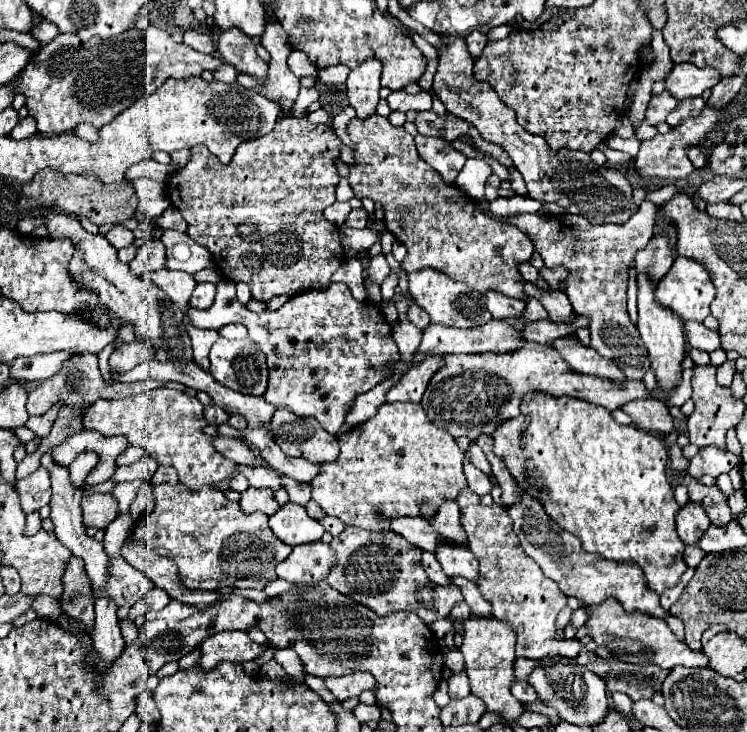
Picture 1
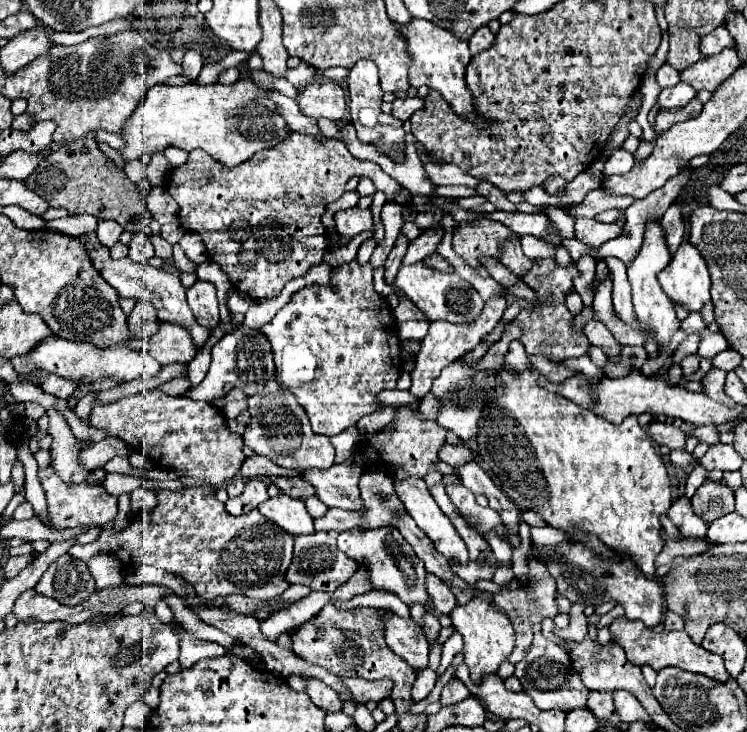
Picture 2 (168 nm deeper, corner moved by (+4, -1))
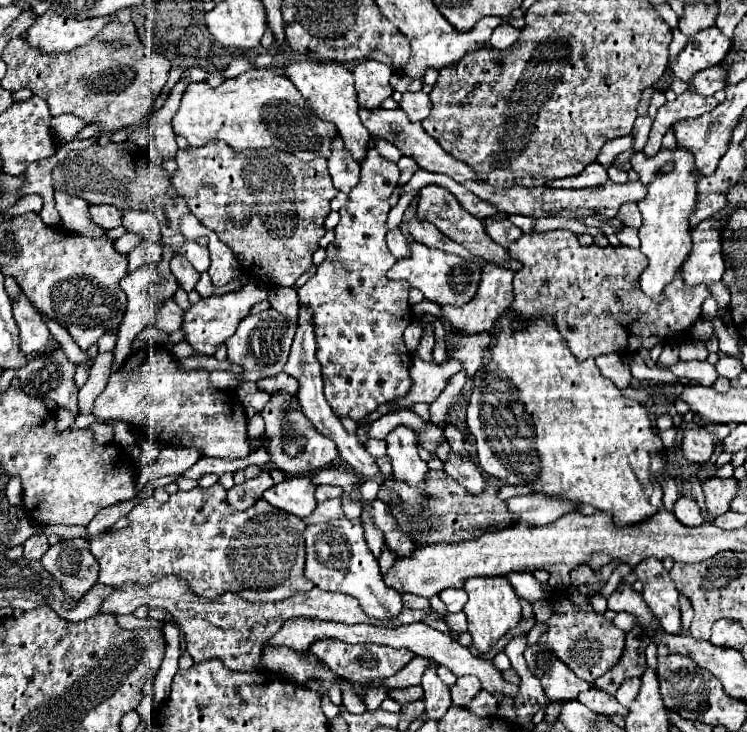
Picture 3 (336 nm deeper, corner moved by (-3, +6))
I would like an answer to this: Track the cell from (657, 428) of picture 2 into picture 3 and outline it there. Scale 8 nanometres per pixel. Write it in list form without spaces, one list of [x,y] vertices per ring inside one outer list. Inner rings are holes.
[[[701,426],[701,428],[675,428],[675,430],[683,436],[681,450],[689,462],[697,464],[709,462],[715,448],[715,436],[707,428]]]

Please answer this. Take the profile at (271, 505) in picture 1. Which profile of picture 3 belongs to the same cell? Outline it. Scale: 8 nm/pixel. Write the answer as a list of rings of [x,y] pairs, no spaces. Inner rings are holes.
[[[263,470],[257,478],[253,478],[251,482],[243,482],[241,486],[233,486],[227,492],[227,502],[235,508],[235,510],[247,510],[251,508],[267,488],[271,488],[275,482],[269,474],[269,470]]]

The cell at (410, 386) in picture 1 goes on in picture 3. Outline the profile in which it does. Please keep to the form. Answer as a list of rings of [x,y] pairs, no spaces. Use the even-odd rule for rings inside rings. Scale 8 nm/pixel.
[[[489,264],[481,272],[483,272],[483,276],[481,276],[479,292],[475,294],[475,298],[467,306],[461,306],[461,308],[441,306],[441,318],[447,320],[451,324],[451,328],[455,328],[455,336],[457,338],[463,338],[465,334],[471,336],[471,334],[477,334],[477,332],[483,332],[483,330],[493,330],[497,318],[501,314],[505,314],[507,308],[513,302],[513,286],[511,286],[513,272],[511,270],[499,268],[495,264]]]

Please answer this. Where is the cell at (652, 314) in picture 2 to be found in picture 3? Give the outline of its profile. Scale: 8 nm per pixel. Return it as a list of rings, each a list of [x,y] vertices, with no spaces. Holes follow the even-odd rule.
[[[661,148],[655,156],[647,158],[643,152],[635,152],[631,156],[631,166],[639,172],[641,182],[647,186],[645,200],[637,202],[637,208],[643,216],[643,224],[639,228],[641,238],[641,252],[647,256],[647,268],[641,274],[641,290],[655,302],[663,300],[663,290],[675,278],[679,266],[685,262],[687,252],[691,252],[691,234],[689,234],[689,214],[695,208],[695,184],[697,176],[693,172],[693,158],[687,150],[675,148],[665,150]],[[665,162],[675,162],[675,170],[669,174],[659,174]]]

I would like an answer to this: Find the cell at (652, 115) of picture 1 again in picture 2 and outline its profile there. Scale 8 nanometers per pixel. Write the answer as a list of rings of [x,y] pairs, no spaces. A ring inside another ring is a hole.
[[[678,83],[674,87],[662,89],[658,103],[662,109],[674,109],[674,107],[684,107],[696,97],[696,91],[688,83]]]

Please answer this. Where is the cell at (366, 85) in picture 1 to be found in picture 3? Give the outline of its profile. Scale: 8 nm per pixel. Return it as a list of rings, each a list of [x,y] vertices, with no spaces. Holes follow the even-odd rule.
[[[363,60],[351,72],[355,76],[359,106],[369,110],[379,108],[381,102],[393,94],[393,88],[389,84],[391,68],[387,64],[381,64],[375,60]]]

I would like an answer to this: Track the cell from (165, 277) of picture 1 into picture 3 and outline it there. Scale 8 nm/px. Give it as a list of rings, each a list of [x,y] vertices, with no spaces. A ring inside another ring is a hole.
[[[55,192],[55,202],[57,202],[57,210],[61,214],[61,224],[67,230],[77,232],[77,234],[83,234],[83,236],[89,236],[93,240],[107,238],[105,230],[91,220],[89,204],[85,200],[75,198],[75,196],[69,196],[69,194]]]

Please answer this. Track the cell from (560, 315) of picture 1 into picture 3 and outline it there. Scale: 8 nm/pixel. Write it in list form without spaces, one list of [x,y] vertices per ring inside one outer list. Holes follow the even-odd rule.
[[[425,186],[423,190],[421,190],[421,198],[419,198],[419,204],[417,204],[417,218],[419,220],[429,220],[429,222],[433,222],[445,236],[449,236],[449,238],[453,238],[455,242],[459,242],[459,244],[463,244],[471,254],[475,254],[477,258],[483,258],[483,260],[487,260],[487,262],[493,262],[493,264],[497,264],[497,266],[505,266],[505,264],[509,264],[509,268],[513,270],[513,272],[519,272],[523,266],[517,262],[517,260],[513,260],[509,254],[507,254],[507,250],[503,250],[499,244],[495,244],[495,242],[491,242],[491,238],[487,238],[487,232],[485,232],[485,228],[483,228],[483,224],[481,224],[481,220],[477,220],[475,216],[471,216],[459,202],[457,202],[457,198],[449,192],[449,190],[445,190],[445,188],[441,188],[441,186]]]

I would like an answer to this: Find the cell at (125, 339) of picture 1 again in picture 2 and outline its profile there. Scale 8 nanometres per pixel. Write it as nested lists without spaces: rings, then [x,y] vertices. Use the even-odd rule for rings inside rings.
[[[136,301],[134,311],[128,317],[128,329],[134,339],[148,339],[158,333],[160,319],[156,317],[156,309],[150,301]]]

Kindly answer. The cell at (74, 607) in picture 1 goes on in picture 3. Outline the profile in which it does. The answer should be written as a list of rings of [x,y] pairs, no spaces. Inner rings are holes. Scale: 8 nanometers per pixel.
[[[73,538],[73,540],[59,540],[57,544],[53,544],[45,556],[41,558],[43,568],[55,578],[55,582],[61,586],[61,590],[69,596],[69,598],[81,598],[83,594],[87,594],[95,584],[97,584],[97,576],[99,576],[99,564],[95,560],[95,556],[89,552],[87,540],[85,538]]]

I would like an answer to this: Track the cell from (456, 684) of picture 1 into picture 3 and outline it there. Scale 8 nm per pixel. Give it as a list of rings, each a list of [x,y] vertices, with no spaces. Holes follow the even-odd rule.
[[[471,676],[457,678],[457,682],[451,686],[453,704],[463,706],[463,704],[471,702],[471,698],[475,698],[475,694],[477,694],[479,690],[481,690],[481,682],[479,682],[477,678],[471,678]]]

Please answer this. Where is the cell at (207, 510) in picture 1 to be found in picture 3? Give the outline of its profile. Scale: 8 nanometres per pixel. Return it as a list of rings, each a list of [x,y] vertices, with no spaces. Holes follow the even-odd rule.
[[[219,482],[207,490],[199,486],[189,492],[179,490],[165,504],[147,498],[127,518],[127,528],[99,534],[89,542],[89,550],[101,566],[101,584],[121,586],[123,582],[135,582],[143,586],[161,576],[179,574],[195,594],[207,600],[235,592],[251,602],[275,602],[291,596],[295,590],[311,590],[315,586],[303,578],[305,522],[275,510],[267,500],[257,500],[245,512],[233,510]]]

